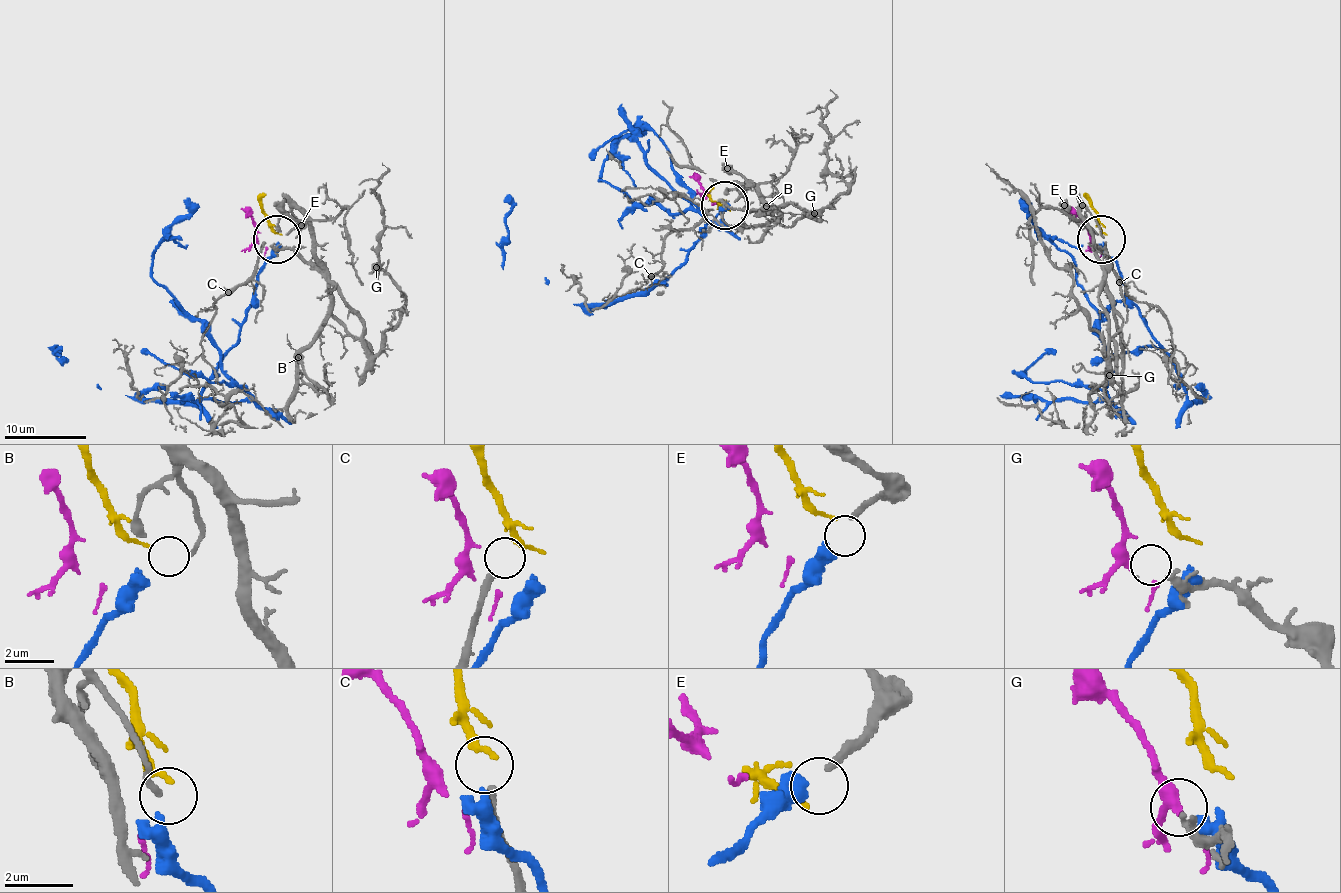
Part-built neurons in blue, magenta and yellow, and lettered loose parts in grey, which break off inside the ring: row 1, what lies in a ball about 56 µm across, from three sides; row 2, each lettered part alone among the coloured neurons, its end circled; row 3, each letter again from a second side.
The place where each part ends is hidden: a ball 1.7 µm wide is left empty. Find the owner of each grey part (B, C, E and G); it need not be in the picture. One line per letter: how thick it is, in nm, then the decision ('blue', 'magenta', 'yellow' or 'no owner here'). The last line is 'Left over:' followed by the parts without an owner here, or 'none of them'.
B: 170 nm thick; no owner here
C: 240 nm thick; yellow
E: 240 nm thick; blue
G: 200 nm thick; magenta
Left over: B

